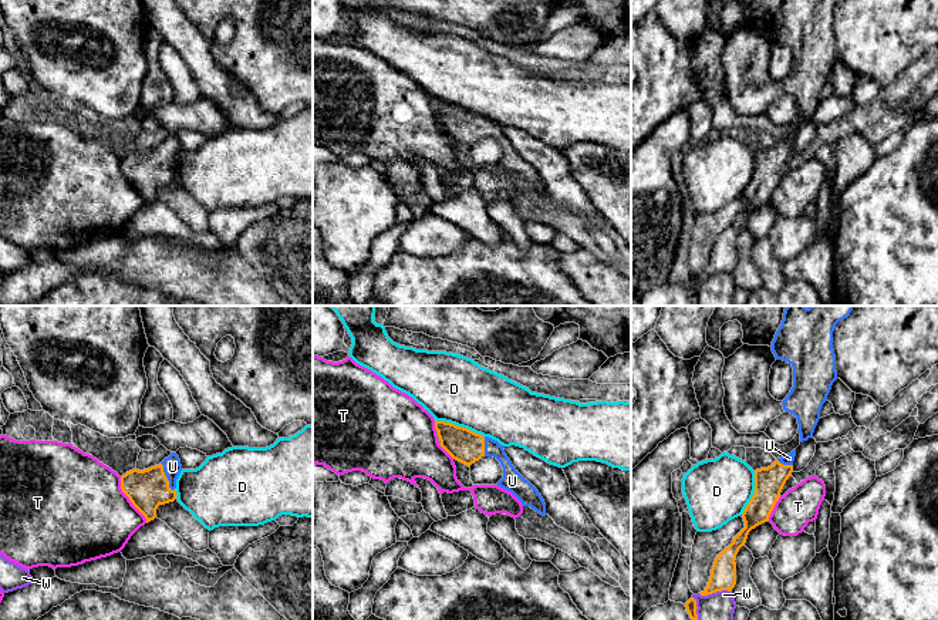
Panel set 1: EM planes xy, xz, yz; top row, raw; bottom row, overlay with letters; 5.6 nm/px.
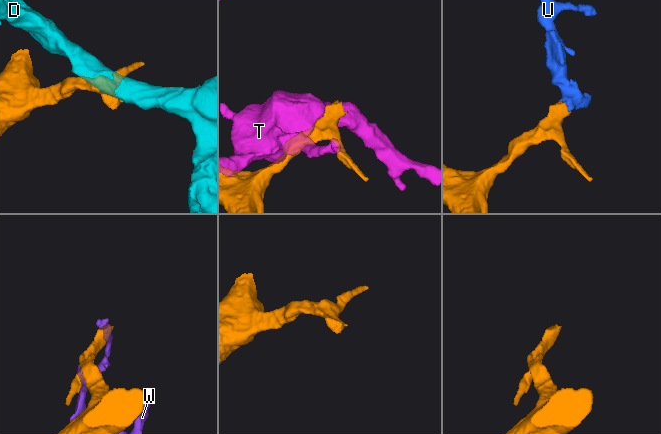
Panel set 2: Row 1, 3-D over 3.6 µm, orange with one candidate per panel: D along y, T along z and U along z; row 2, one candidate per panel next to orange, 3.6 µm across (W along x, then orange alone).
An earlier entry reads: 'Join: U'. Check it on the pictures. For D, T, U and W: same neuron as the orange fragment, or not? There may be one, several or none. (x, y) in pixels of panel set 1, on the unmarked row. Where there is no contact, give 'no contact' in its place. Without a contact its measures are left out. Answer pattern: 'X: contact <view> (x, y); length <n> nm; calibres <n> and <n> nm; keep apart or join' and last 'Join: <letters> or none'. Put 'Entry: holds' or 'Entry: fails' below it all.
D: contact xz (461, 108); length 280 nm; calibres 190 and 380 nm; keep apart
T: contact xy (130, 181); length 300 nm; calibres 220 and 480 nm; keep apart
U: contact xy (165, 158); length 180 nm; calibres 220 and 100 nm; join
W: contact yz (714, 273); length 190 nm; calibres 140 and 200 nm; keep apart
Join: U
Entry: holds

